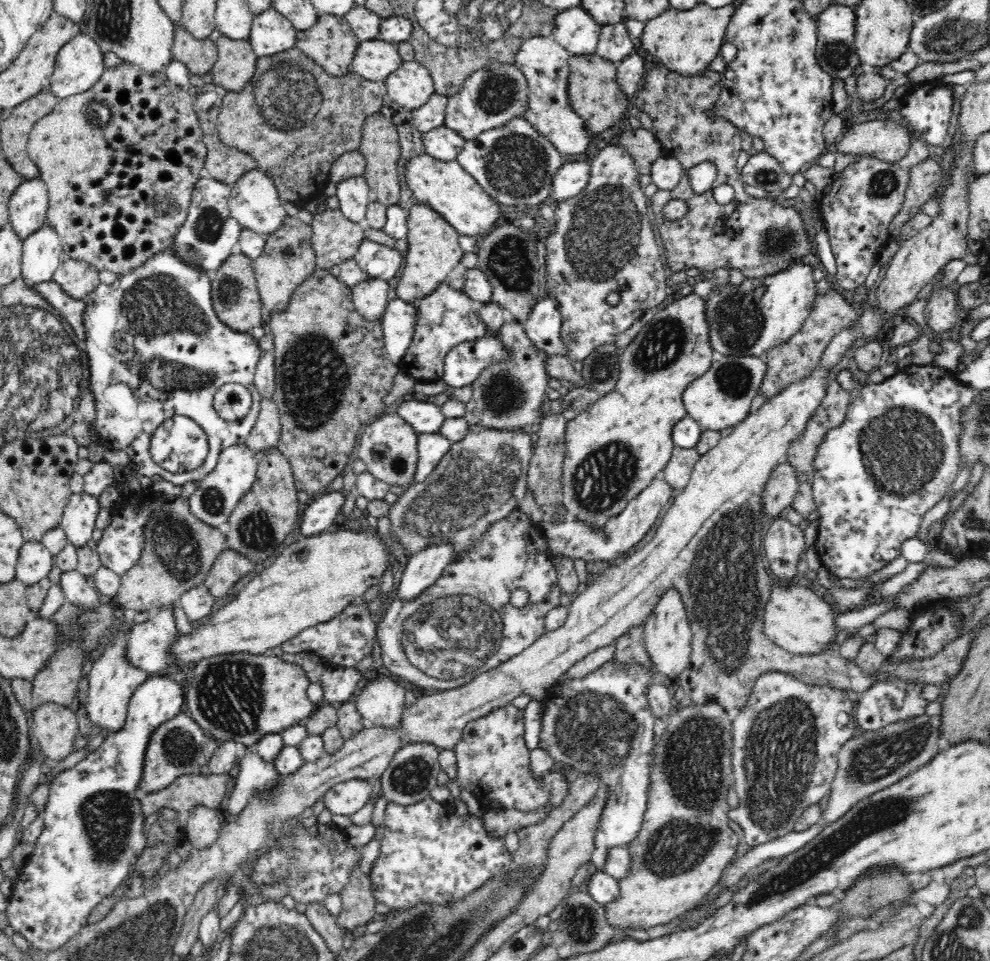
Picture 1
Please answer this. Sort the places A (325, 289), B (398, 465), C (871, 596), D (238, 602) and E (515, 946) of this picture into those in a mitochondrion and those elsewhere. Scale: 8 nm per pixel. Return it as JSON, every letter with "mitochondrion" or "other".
{"A":"other","B":"mitochondrion","C":"other","D":"other","E":"mitochondrion"}

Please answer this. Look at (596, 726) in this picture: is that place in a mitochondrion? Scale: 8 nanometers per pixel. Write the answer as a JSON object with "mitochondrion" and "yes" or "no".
{"mitochondrion":"yes"}

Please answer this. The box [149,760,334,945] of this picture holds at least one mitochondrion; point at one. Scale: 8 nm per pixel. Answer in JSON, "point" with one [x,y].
{"point":[294,862]}

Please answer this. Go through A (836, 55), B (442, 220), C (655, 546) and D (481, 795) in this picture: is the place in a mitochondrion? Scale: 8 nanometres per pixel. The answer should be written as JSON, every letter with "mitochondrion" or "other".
{"A":"mitochondrion","B":"other","C":"other","D":"other"}

